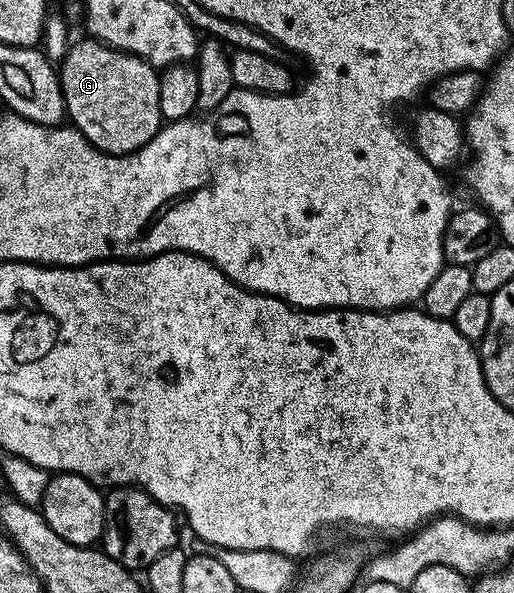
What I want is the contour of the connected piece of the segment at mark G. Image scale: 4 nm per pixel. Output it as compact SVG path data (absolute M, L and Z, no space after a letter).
M94 39L79 41L70 46L58 66L59 86L63 88L63 98L67 104L70 124L82 133L83 138L102 153L112 153L120 157L126 153L136 153L164 124L159 106L159 73L140 57L111 49Z

